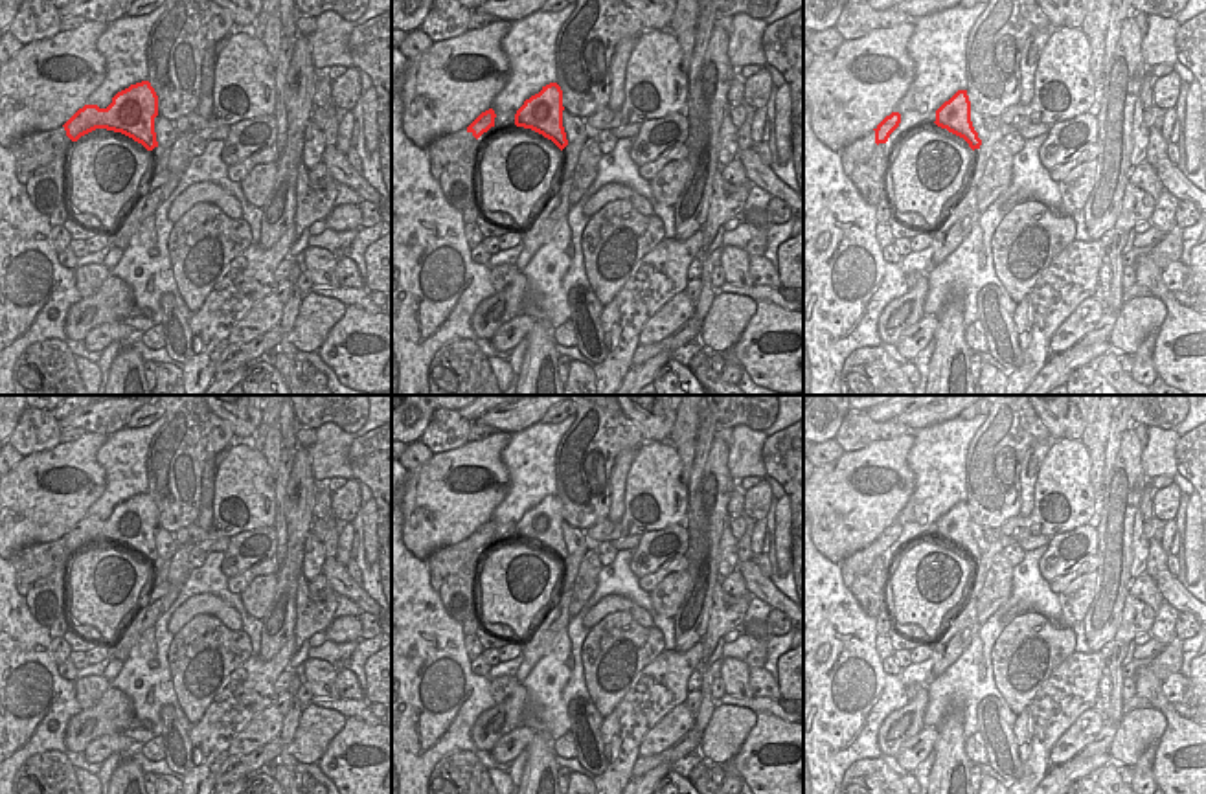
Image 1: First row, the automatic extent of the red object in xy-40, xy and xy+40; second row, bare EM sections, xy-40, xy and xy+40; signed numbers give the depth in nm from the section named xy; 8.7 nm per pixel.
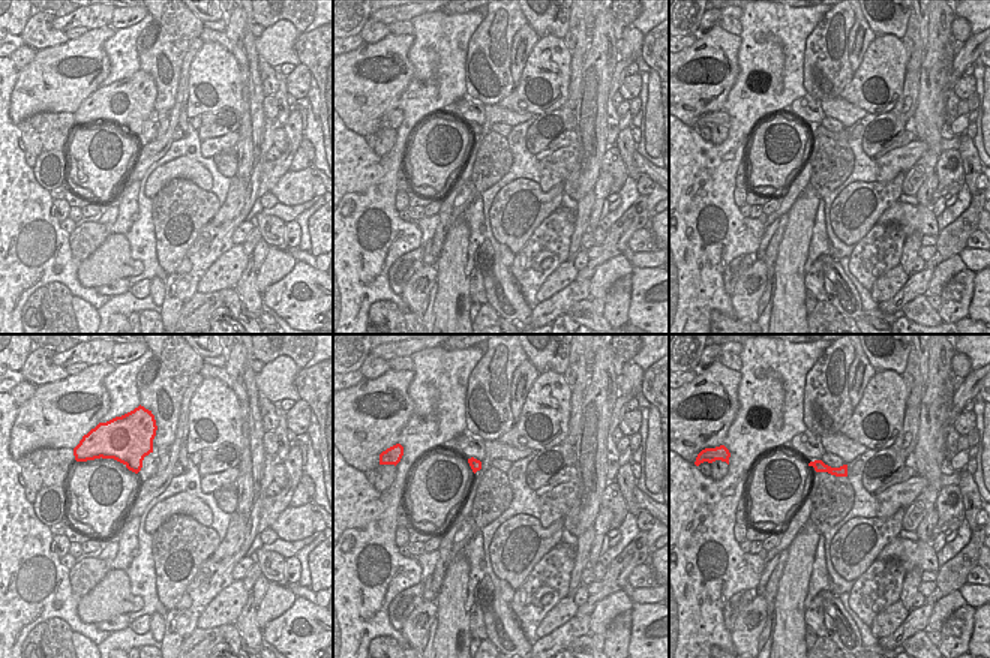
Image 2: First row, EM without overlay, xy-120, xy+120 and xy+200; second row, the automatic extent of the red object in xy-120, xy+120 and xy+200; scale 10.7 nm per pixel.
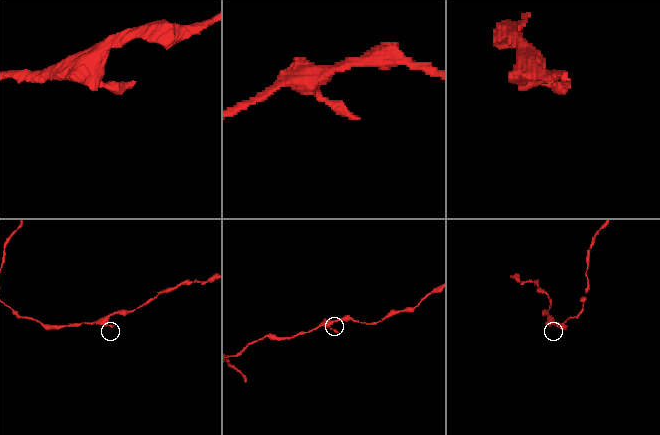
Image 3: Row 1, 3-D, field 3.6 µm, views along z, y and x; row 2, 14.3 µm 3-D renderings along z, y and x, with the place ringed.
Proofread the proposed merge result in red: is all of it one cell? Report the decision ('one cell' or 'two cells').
one cell

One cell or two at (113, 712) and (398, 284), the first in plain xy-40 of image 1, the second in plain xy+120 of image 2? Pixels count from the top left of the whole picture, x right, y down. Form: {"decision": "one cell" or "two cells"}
{"decision": "one cell"}

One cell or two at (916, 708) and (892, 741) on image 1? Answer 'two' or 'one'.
one

